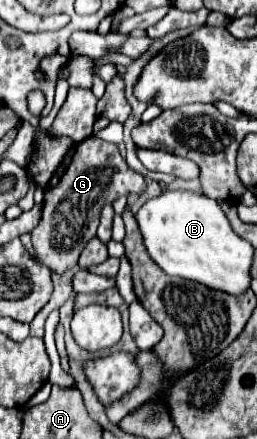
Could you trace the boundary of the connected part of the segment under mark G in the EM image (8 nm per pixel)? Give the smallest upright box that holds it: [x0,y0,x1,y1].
[31,135,147,275]

